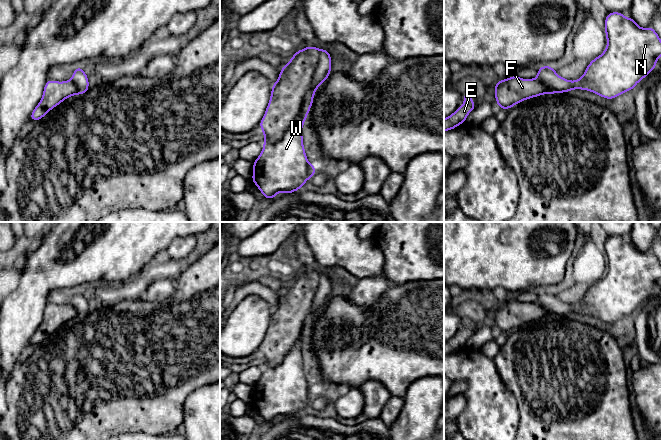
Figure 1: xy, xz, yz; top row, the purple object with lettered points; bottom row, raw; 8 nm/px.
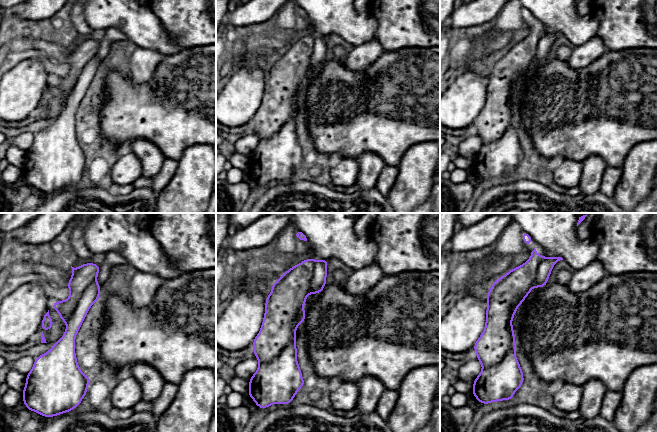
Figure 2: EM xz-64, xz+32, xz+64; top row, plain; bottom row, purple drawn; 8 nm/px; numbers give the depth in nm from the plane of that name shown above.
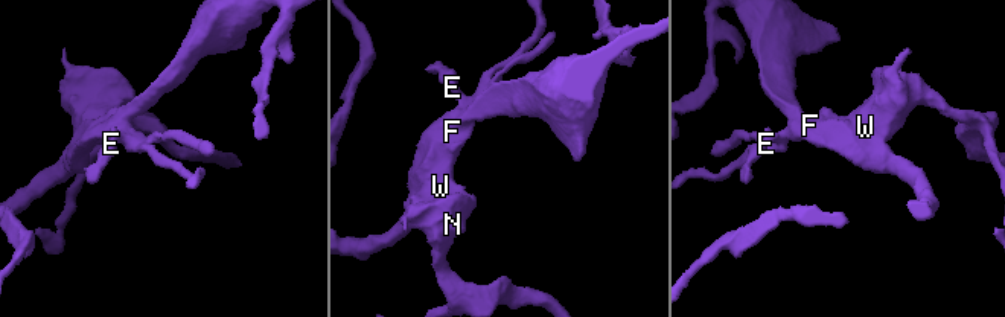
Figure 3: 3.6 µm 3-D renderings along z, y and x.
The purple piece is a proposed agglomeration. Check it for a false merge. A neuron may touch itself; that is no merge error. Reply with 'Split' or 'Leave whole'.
Split

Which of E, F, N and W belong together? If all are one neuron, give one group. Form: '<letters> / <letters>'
E F / N W

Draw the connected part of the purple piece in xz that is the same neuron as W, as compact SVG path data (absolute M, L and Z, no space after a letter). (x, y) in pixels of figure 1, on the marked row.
M320 50L311 84L306 92L301 110L283 136L272 144L264 144L259 157L253 162L251 181L256 184L267 200L278 192L293 193L305 182L315 177L316 166L310 164L303 146L302 127L312 107L316 89L331 73L331 55L328 50Z

